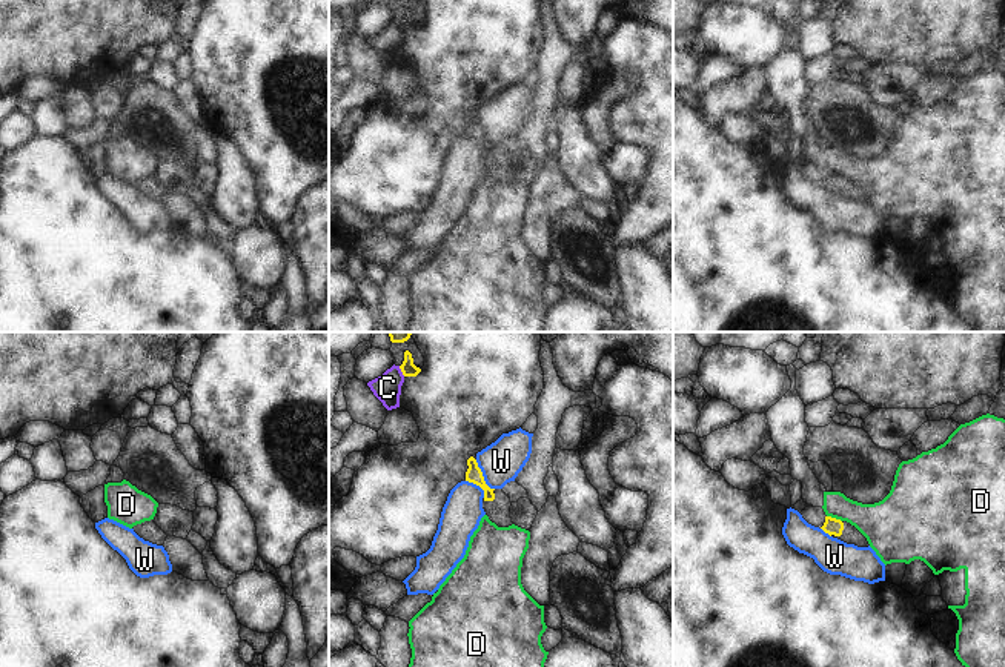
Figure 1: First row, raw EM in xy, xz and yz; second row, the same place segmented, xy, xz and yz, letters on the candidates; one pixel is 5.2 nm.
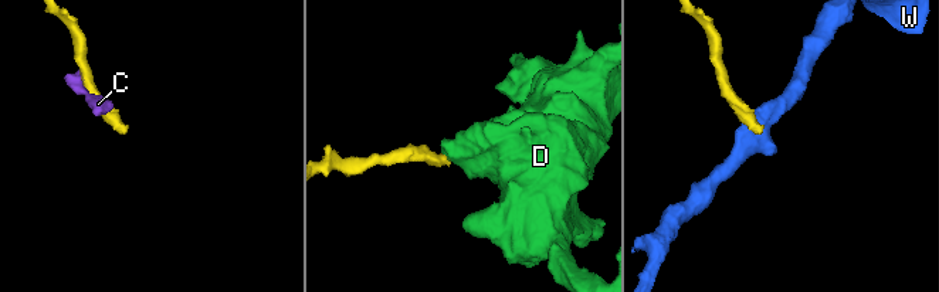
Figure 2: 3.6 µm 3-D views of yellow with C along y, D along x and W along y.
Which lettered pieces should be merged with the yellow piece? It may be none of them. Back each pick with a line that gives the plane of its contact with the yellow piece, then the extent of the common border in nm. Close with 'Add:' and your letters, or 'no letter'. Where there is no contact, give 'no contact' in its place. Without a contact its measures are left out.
Add: no letter

